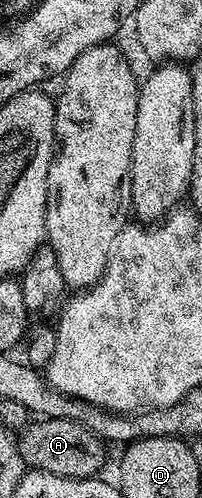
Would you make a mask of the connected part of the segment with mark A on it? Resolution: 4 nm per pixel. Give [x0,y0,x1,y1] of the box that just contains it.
[16,418,106,479]

